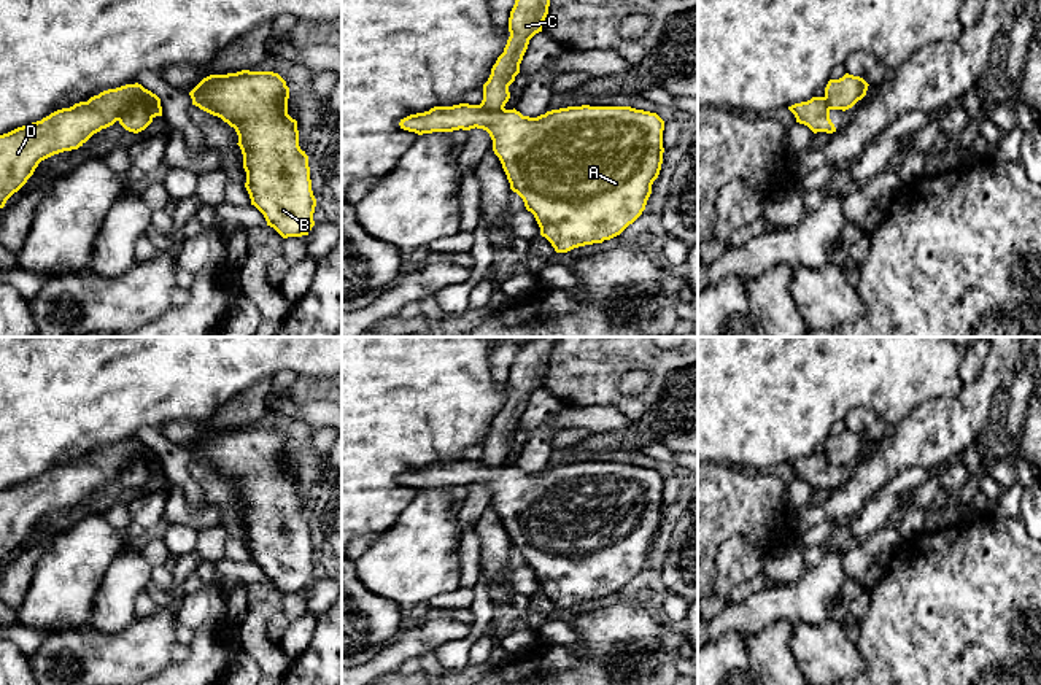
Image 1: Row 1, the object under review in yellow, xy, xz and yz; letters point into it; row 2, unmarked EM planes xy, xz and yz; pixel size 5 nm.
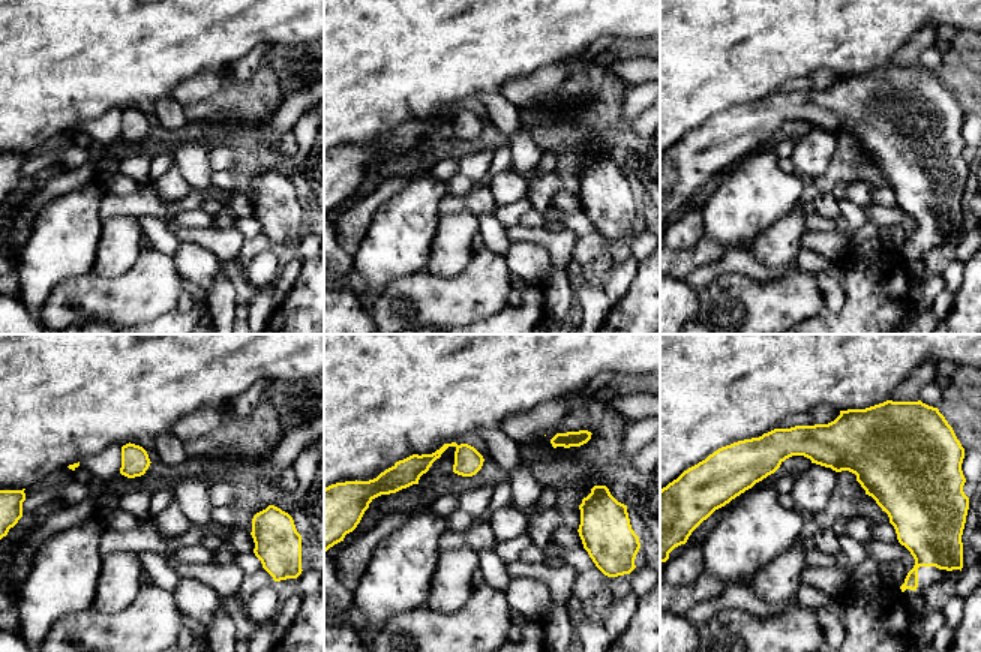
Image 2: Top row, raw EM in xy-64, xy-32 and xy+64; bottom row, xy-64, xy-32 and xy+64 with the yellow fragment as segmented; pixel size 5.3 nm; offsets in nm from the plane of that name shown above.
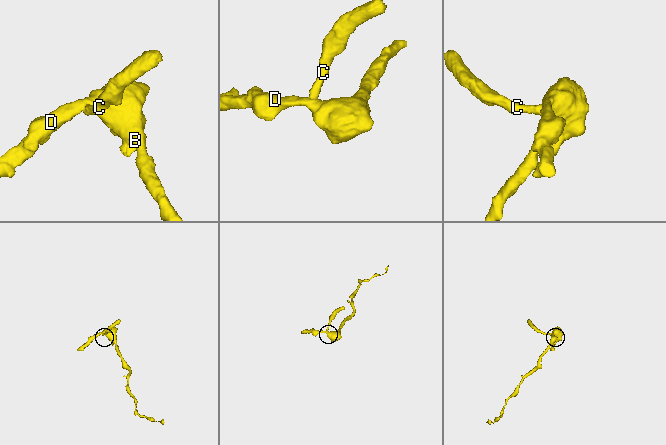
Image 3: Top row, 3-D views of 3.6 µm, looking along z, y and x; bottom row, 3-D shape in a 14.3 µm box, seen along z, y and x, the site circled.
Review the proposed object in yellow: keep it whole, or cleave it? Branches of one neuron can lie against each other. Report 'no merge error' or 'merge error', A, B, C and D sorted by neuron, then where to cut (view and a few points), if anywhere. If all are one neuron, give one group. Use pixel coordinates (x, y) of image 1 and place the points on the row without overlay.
merge error; A B D / C; cut in xy along (153, 472), (143, 461), (134, 460), (118, 476)

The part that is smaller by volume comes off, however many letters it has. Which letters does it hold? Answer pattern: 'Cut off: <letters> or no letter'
Cut off: C

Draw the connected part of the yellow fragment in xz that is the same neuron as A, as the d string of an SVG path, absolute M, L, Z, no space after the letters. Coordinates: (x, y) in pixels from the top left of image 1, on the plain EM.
M459 459L434 462L410 470L401 485L418 491L483 485L493 496L493 507L528 567L531 567L556 609L602 599L620 591L645 566L652 540L663 520L664 477L631 462L567 462L537 474L520 467L488 467L482 461Z

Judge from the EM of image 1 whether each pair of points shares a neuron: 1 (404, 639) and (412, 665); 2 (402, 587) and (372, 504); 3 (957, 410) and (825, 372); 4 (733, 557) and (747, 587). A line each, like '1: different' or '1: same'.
1: different
2: different
3: different
4: different

